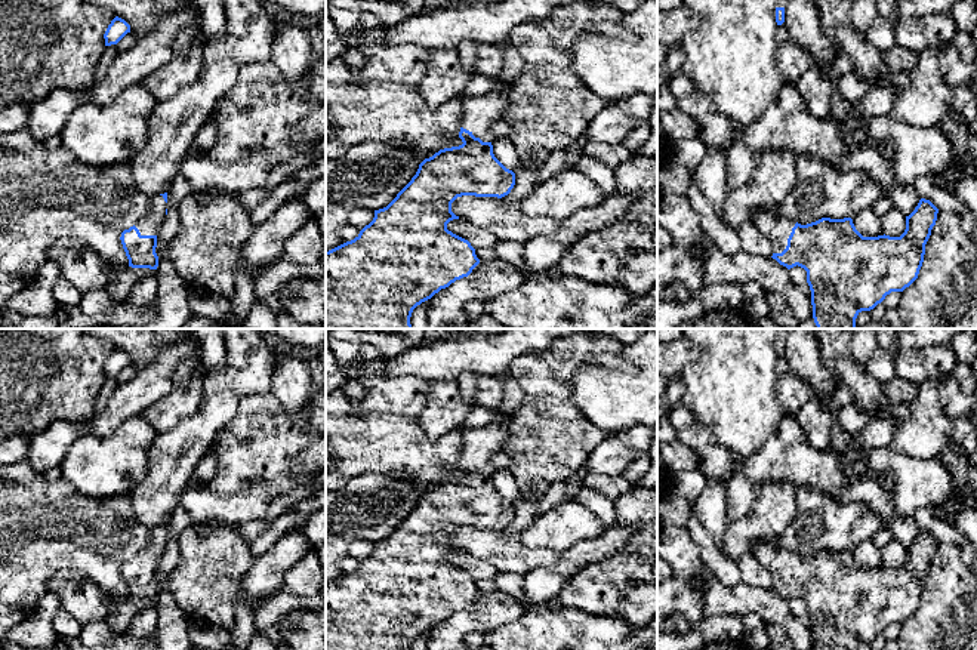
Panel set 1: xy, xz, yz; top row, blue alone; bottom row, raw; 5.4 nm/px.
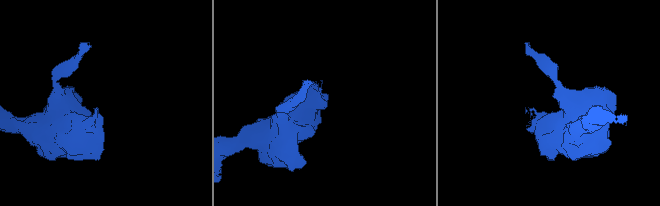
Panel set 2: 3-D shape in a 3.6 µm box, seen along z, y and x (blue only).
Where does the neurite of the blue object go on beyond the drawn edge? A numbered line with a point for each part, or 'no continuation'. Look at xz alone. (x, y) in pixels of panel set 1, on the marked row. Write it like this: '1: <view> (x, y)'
1: xz (480, 113)

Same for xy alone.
1: xy (150, 224)

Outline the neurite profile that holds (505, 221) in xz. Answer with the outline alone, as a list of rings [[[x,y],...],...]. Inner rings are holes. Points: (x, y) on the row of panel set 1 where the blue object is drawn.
[[[462,195],[451,203],[451,212],[508,243],[524,244],[534,237],[555,234],[560,228],[560,221],[526,216],[520,201],[505,203],[497,197]]]

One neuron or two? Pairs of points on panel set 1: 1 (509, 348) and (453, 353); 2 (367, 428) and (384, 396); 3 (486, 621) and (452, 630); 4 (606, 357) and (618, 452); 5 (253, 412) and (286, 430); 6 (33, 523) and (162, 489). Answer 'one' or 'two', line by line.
1: one
2: two
3: one
4: two
5: one
6: two

